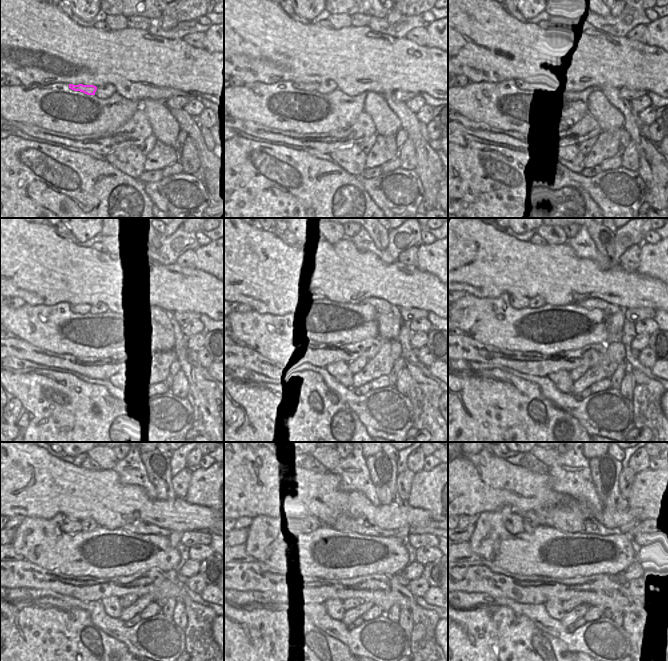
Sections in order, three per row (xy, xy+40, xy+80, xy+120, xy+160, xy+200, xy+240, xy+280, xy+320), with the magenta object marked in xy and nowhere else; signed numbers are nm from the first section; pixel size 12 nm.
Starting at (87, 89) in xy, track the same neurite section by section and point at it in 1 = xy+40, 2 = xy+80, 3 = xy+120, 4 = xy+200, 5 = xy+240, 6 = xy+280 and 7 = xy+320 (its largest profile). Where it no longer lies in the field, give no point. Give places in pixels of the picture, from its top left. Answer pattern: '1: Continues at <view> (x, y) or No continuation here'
1: Continues at xy+40 (309, 87)
2: Continues at xy+80 (524, 87)
3: Continues at xy+120 (82, 311)
4: Continues at xy+200 (517, 302)
5: Continues at xy+240 (69, 525)
6: Continues at xy+280 (293, 524)
7: Continues at xy+320 (515, 524).

